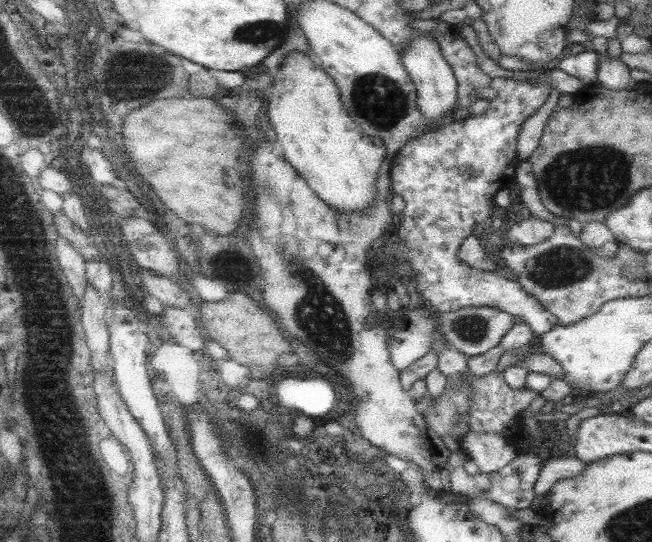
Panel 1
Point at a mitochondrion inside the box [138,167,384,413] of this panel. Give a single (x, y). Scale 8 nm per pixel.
(315, 310)

